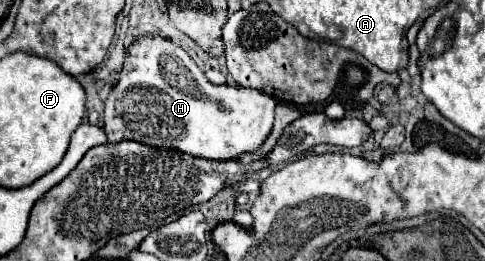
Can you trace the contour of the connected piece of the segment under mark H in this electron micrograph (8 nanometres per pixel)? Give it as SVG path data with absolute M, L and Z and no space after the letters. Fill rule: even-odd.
M138 36L126 48L120 80L104 104L108 142L136 140L210 160L230 160L242 152L254 152L270 134L276 106L274 98L264 92L212 84L186 50L162 36Z

